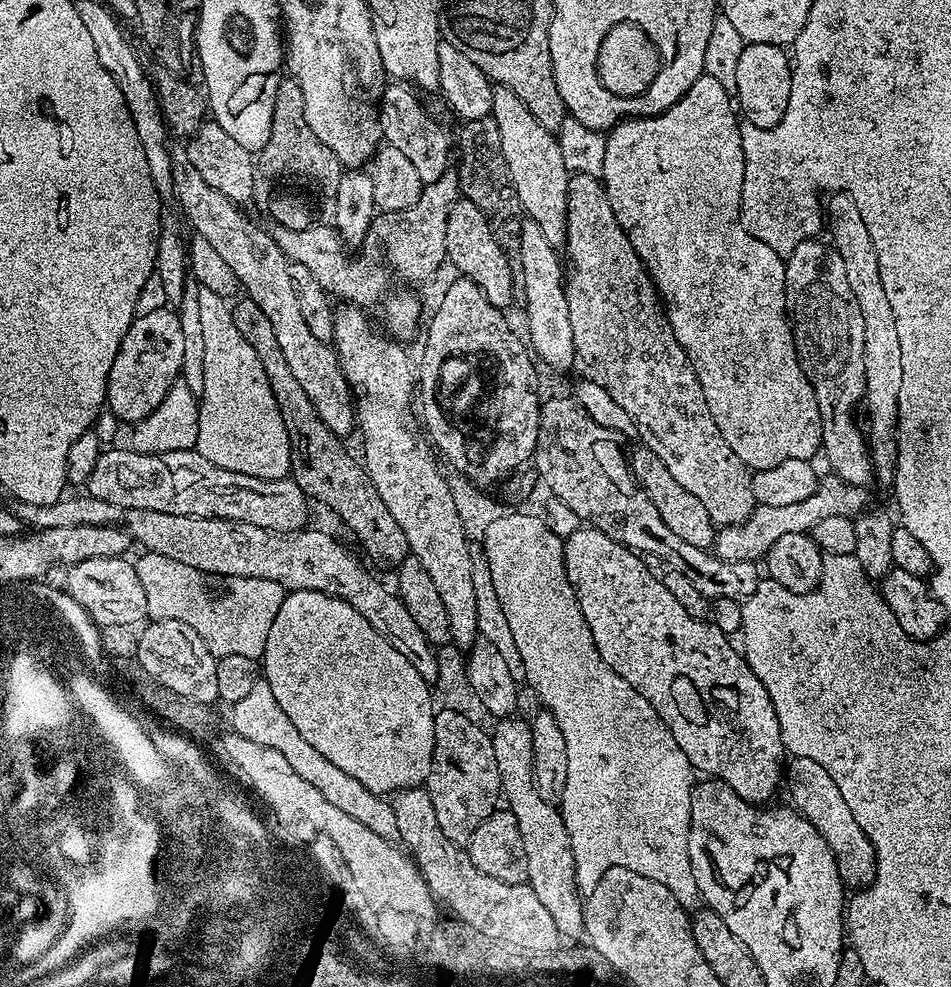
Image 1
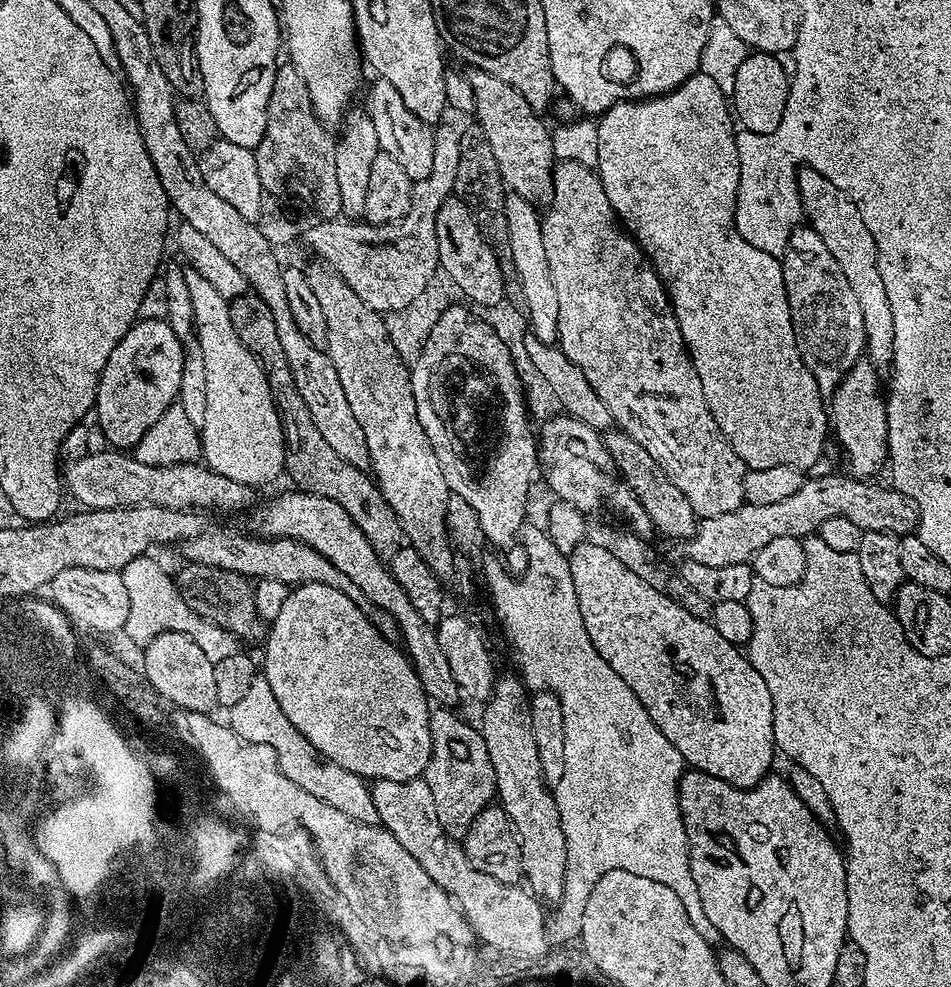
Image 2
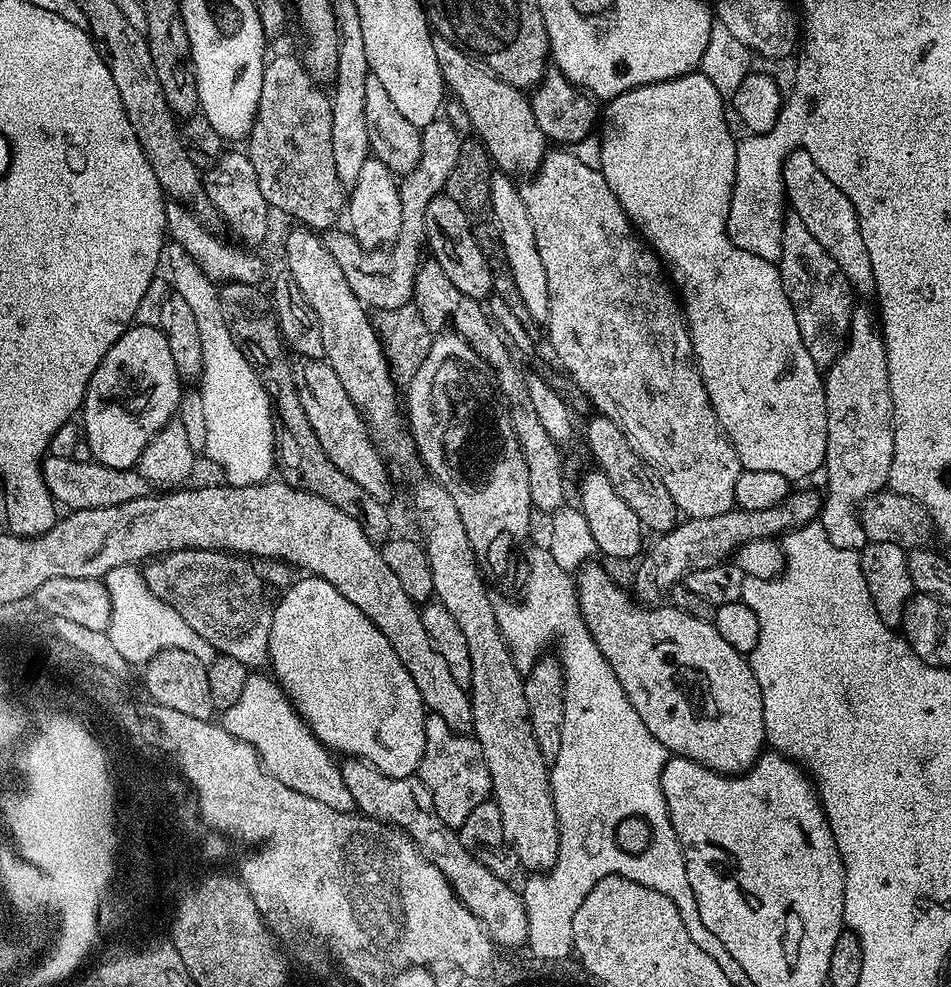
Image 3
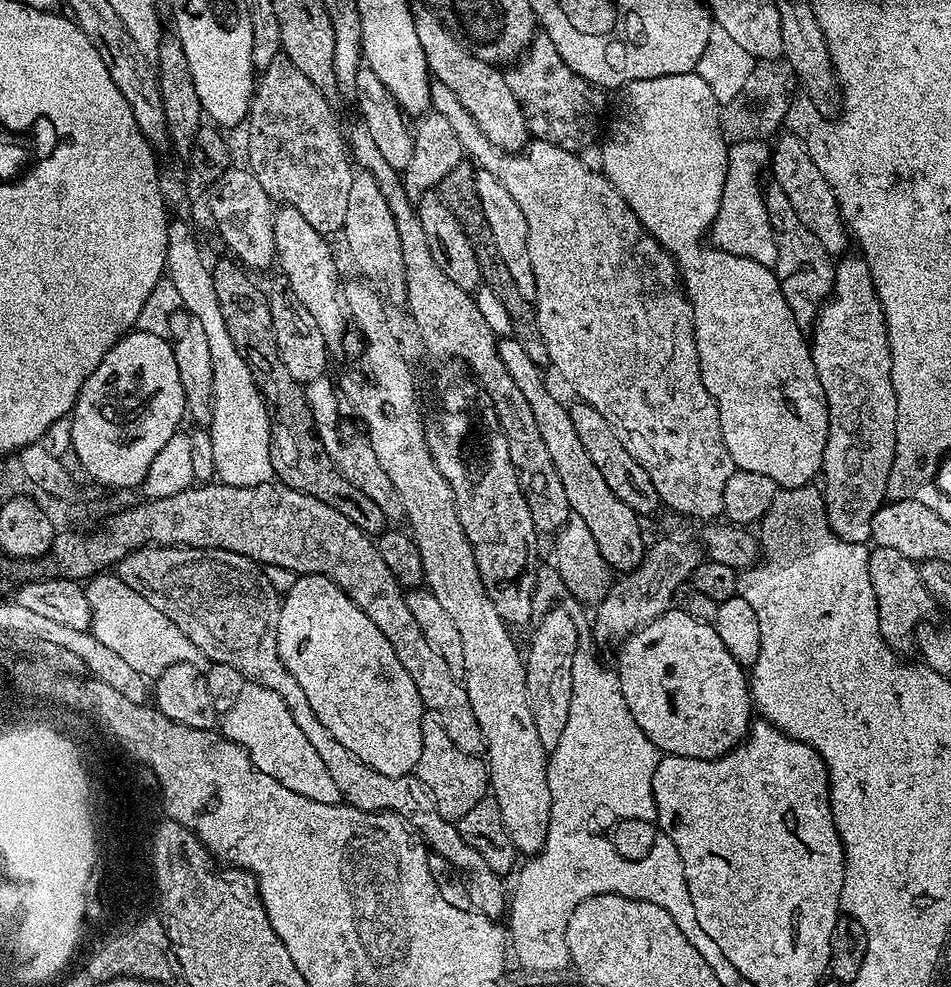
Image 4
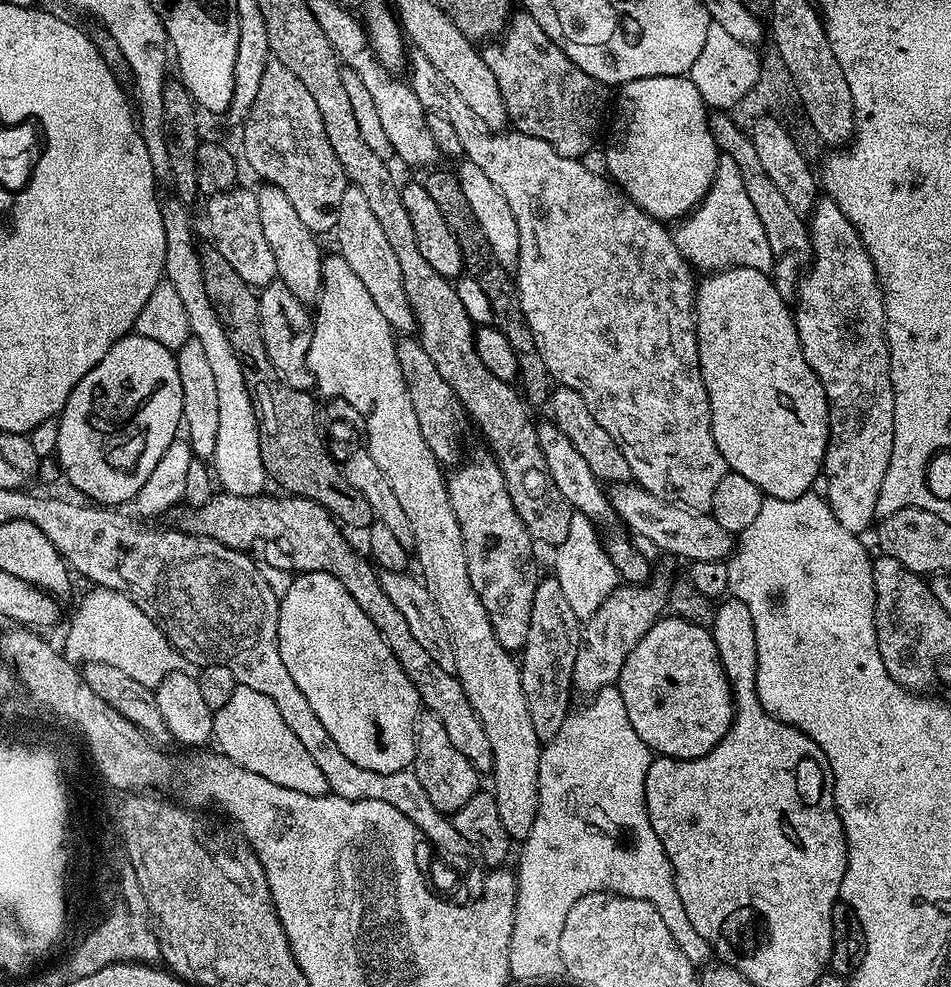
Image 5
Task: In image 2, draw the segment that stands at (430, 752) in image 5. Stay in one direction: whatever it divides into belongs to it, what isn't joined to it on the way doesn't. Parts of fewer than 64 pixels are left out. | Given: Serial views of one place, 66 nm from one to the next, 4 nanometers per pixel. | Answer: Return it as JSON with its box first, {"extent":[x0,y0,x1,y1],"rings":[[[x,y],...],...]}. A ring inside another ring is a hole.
{"extent":[427,706,496,838],"rings":[[[436,706],[430,712],[430,738],[432,753],[427,777],[430,794],[434,794],[434,810],[438,810],[438,822],[448,836],[463,838],[484,808],[493,803],[496,796],[494,766],[490,766],[490,754],[475,723],[467,724],[455,716],[448,706]]]}

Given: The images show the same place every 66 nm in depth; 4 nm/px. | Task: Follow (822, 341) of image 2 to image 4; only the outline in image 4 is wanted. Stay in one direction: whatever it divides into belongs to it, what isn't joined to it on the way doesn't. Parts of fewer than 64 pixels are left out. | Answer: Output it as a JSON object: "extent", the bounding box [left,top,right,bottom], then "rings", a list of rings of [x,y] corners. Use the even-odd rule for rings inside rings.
{"extent":[763,182,836,329],"rings":[[[775,182],[769,183],[763,189],[766,214],[770,218],[772,227],[772,241],[778,246],[778,258],[774,269],[778,278],[778,286],[782,286],[782,294],[802,329],[811,329],[816,323],[816,314],[820,305],[832,295],[836,270],[833,257],[814,238],[814,234],[794,214],[794,206],[790,206],[790,198],[782,194],[780,187]]]}

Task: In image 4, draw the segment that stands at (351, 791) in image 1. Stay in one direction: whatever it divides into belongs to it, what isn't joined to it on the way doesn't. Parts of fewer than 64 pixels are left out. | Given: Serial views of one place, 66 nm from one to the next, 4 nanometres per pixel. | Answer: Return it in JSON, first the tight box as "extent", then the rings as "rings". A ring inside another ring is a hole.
{"extent":[222,683,342,804],"rings":[[[244,683],[234,706],[222,713],[222,724],[223,720],[222,735],[247,750],[254,766],[262,770],[262,774],[270,774],[270,778],[282,782],[286,790],[302,794],[302,798],[327,804],[341,803],[342,797],[334,778],[330,778],[326,766],[322,766],[322,758],[318,758],[306,734],[298,730],[294,718],[290,718],[286,702],[282,702],[274,690],[261,684]]]}

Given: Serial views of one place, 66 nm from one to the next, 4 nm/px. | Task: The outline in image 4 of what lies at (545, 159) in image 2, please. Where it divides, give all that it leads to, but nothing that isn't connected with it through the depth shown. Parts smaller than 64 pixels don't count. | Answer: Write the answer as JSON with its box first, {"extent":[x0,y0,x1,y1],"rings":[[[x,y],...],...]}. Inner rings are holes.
{"extent":[412,7,530,152],"rings":[[[417,7],[413,11],[412,17],[414,18],[414,30],[418,30],[418,42],[422,42],[422,52],[426,54],[429,73],[439,83],[450,86],[450,90],[454,90],[454,94],[458,94],[458,102],[462,102],[462,106],[466,106],[466,110],[470,110],[470,118],[474,118],[478,130],[482,130],[482,134],[486,134],[486,138],[490,138],[490,142],[494,142],[494,146],[498,146],[501,152],[519,152],[525,144],[529,143],[530,137],[526,120],[522,118],[522,108],[518,106],[518,98],[514,98],[513,92],[510,91],[505,73],[497,65],[482,62],[469,48],[465,48],[444,27],[443,22],[437,18],[431,8]]]}

